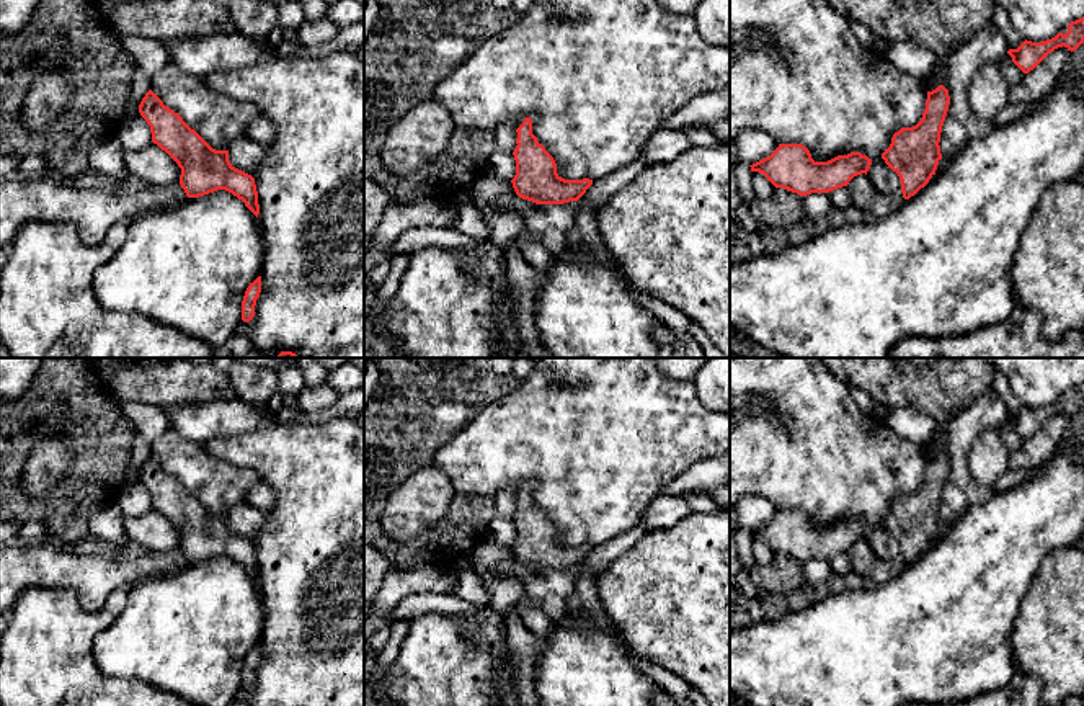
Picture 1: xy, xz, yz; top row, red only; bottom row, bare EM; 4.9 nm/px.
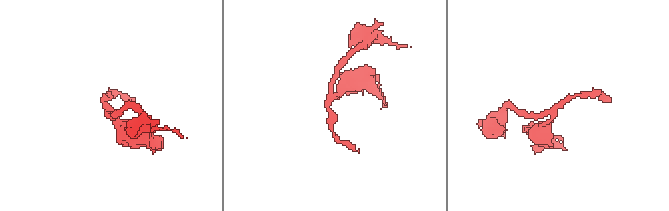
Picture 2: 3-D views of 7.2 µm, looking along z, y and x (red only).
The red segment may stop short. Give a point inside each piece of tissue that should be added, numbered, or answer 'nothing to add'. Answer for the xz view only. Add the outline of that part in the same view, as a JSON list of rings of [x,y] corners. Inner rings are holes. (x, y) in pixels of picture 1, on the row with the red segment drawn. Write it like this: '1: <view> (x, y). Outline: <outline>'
nothing to add

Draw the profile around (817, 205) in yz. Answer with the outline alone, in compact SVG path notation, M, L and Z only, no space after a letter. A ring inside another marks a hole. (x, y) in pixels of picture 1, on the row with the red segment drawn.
M811 193L803 196L802 206L802 221L815 221L823 217L831 209L831 199L828 193Z

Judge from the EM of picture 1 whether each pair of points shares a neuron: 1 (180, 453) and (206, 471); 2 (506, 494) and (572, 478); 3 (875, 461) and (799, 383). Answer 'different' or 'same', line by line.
1: same
2: different
3: same

